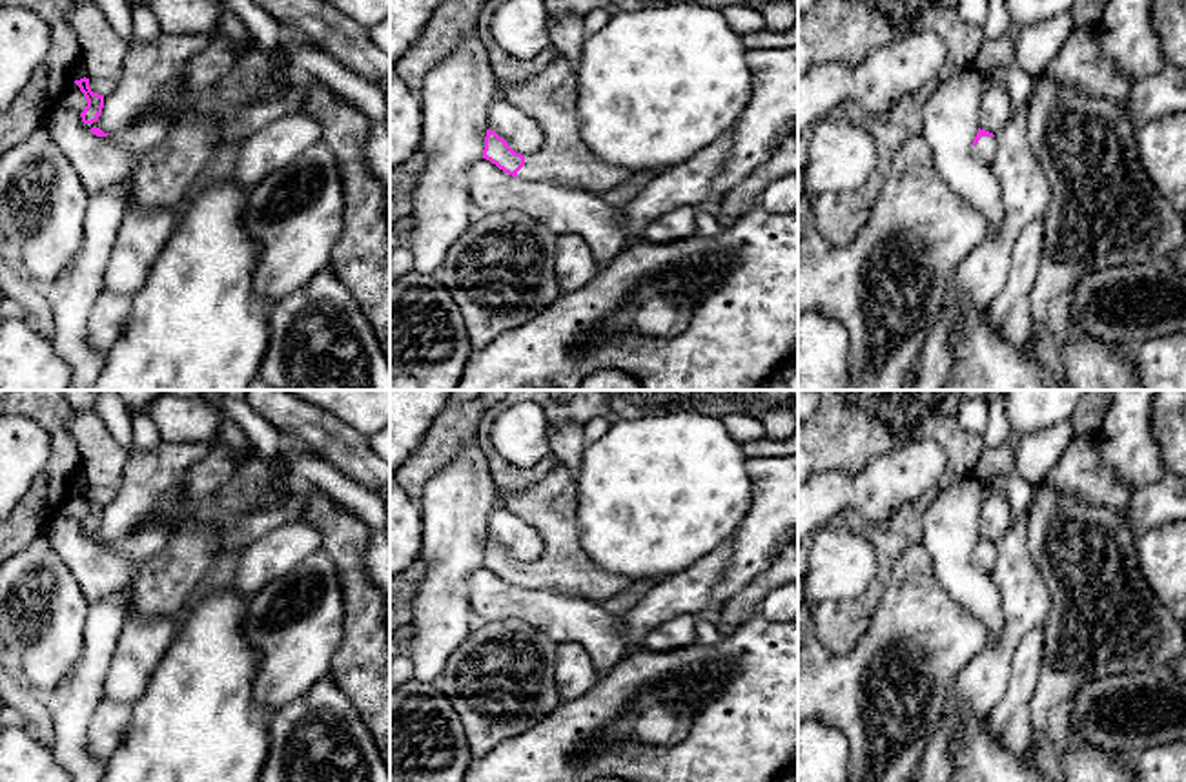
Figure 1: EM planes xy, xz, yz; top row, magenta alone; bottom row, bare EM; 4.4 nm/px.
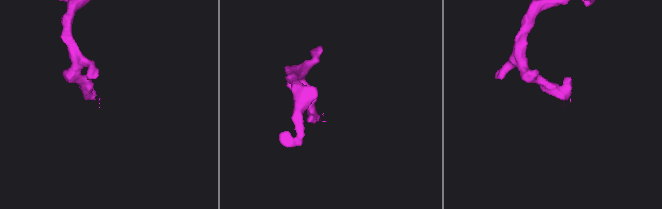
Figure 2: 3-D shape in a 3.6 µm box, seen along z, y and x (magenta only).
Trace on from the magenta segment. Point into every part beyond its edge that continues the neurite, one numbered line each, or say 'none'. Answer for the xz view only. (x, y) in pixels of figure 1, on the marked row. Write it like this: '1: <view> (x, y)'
1: xz (551, 97)

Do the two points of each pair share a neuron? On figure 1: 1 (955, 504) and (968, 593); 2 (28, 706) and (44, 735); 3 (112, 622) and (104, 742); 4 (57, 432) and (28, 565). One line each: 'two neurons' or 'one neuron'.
1: one neuron
2: one neuron
3: two neurons
4: two neurons

